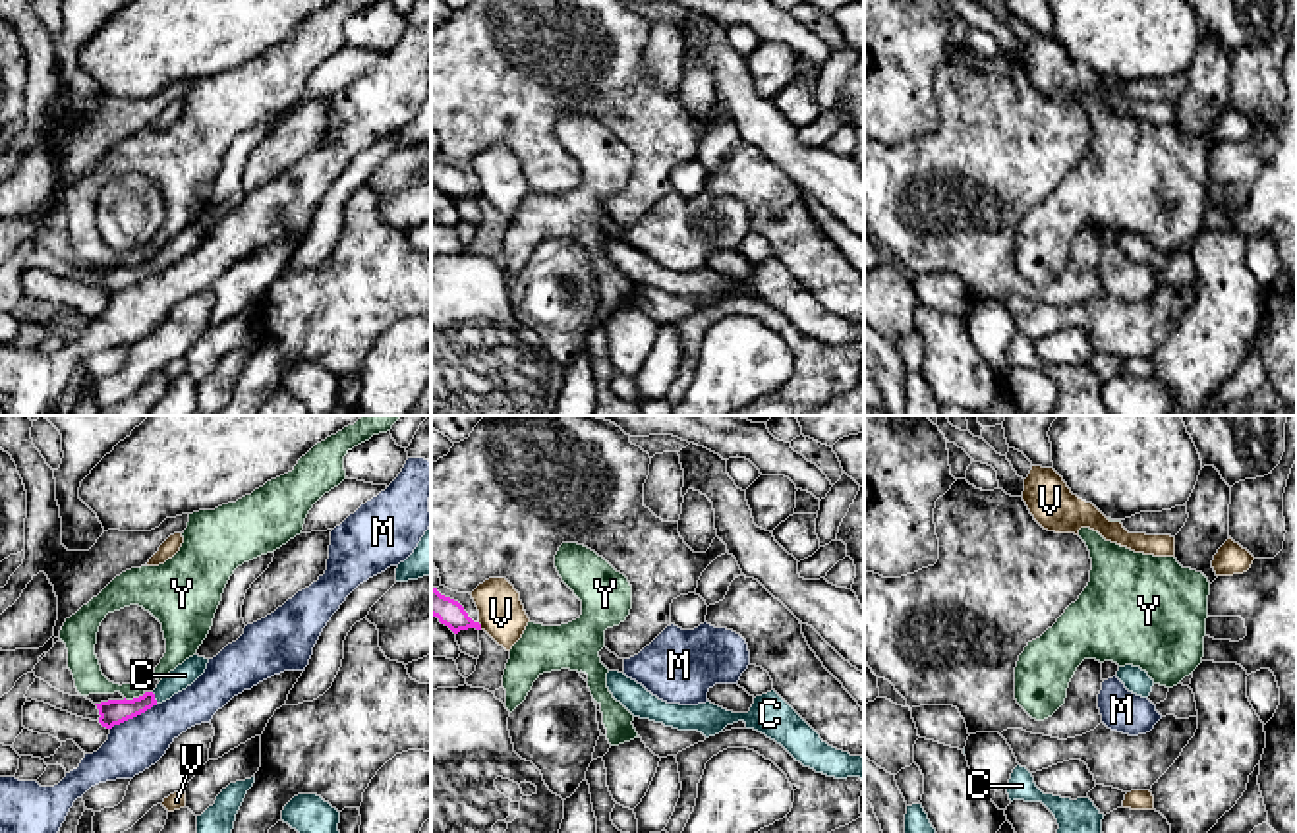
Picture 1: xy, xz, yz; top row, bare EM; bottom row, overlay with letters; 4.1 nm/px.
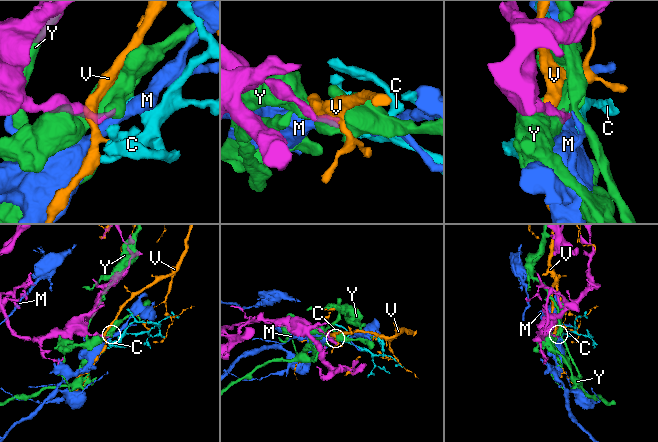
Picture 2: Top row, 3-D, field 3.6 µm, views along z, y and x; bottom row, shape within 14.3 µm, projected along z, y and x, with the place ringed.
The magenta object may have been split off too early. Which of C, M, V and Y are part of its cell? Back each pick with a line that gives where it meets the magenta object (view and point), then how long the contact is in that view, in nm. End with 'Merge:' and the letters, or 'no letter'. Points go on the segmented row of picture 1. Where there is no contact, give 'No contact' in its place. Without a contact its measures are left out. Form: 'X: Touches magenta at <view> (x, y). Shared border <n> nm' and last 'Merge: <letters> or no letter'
C: Touches magenta at xy (153, 698). Shared border 50 nm
Merge: C

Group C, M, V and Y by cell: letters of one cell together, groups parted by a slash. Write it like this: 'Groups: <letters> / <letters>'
Groups: C / M / V / Y

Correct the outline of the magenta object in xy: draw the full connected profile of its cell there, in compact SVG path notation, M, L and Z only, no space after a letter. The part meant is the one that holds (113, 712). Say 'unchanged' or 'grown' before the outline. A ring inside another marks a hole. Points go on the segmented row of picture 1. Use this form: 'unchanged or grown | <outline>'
grown | M193 655L170 671L153 692L145 692L133 700L108 700L95 704L99 709L99 723L106 729L133 719L157 704L170 700L174 694L191 686L207 669L209 659Z

